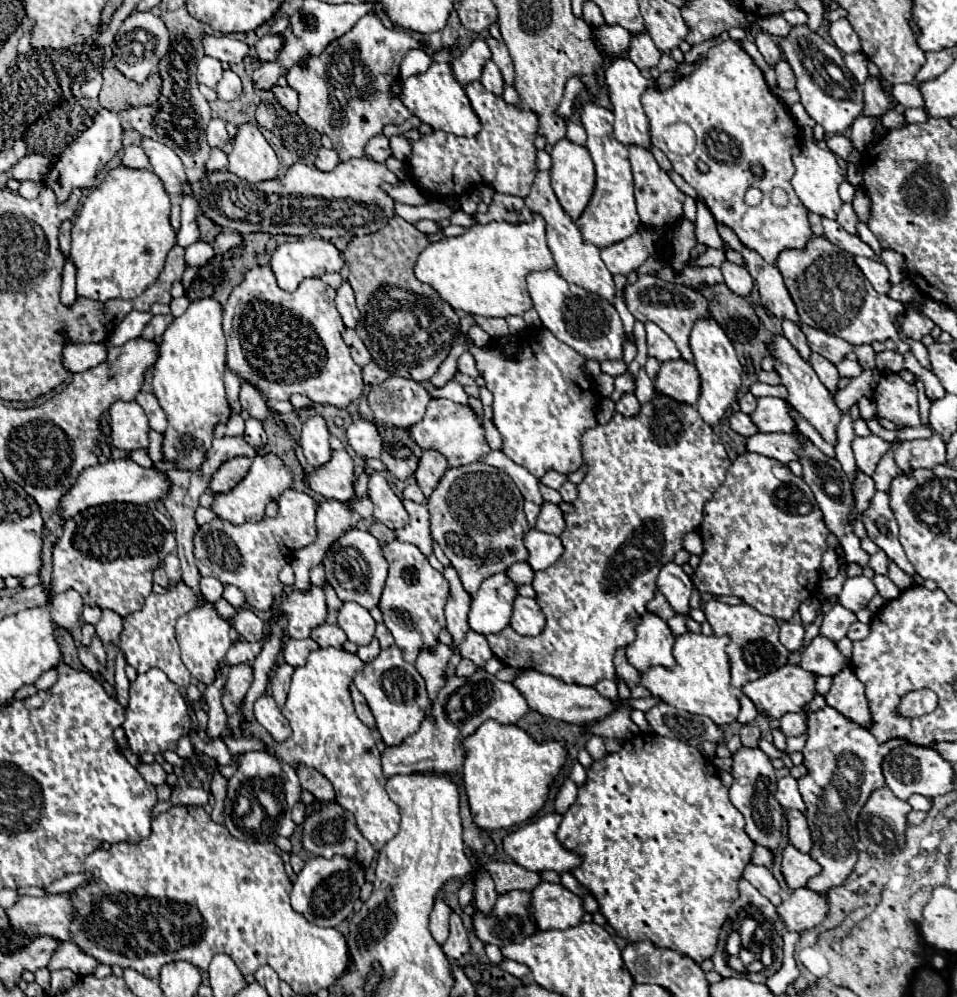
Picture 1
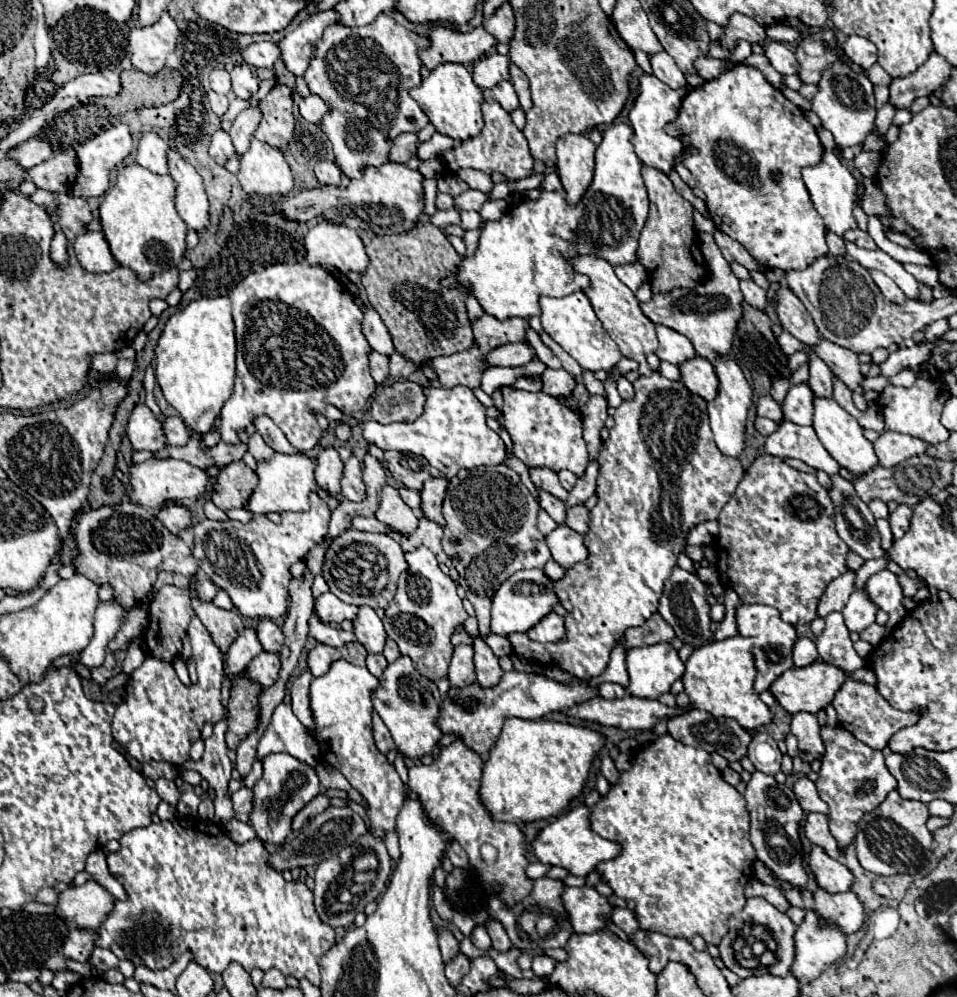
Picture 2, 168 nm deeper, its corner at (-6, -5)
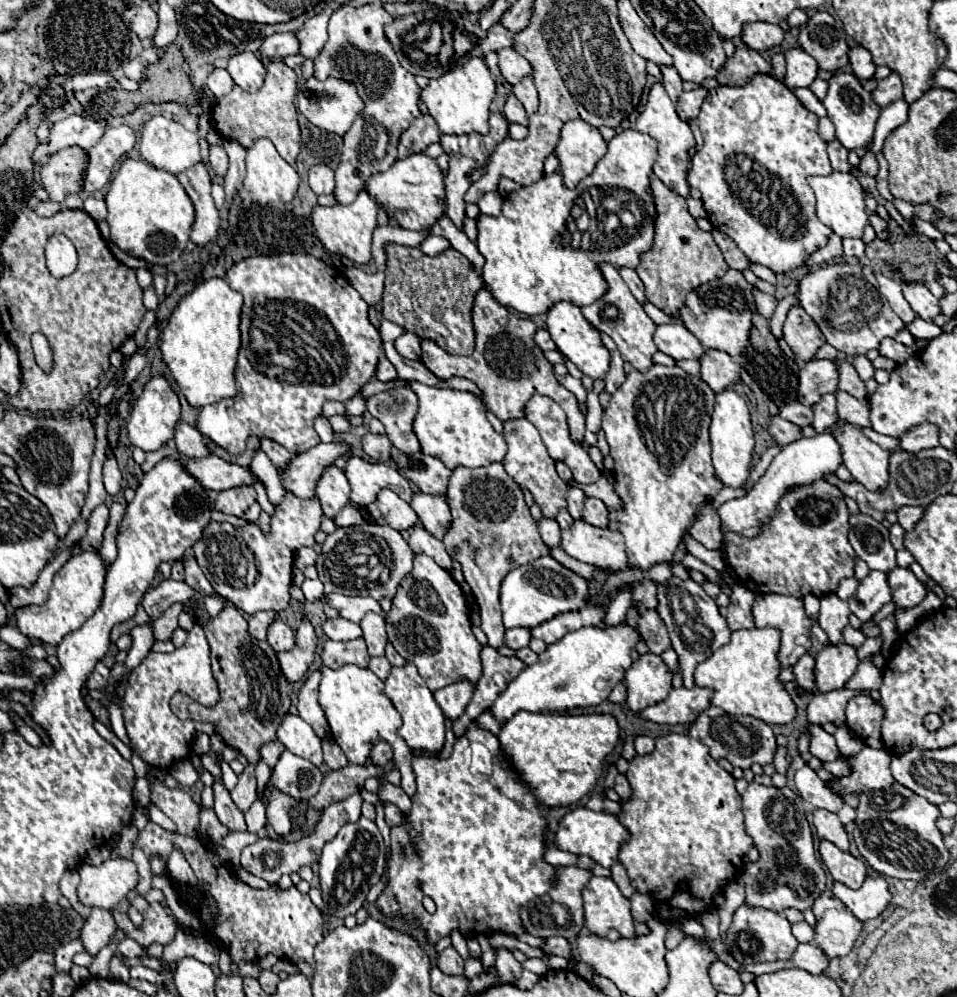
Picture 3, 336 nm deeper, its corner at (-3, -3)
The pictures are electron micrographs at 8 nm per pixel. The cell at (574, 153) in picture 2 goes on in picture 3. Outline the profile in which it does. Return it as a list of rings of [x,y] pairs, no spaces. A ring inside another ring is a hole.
[[[582,119],[568,121],[562,127],[560,141],[556,145],[556,157],[560,159],[560,169],[562,169],[566,187],[574,189],[584,177],[588,177],[594,171],[596,163],[606,155],[606,151],[608,151],[608,145],[606,145],[606,141],[602,139],[602,135],[600,135],[600,131],[596,127],[592,127],[590,123],[582,121]]]

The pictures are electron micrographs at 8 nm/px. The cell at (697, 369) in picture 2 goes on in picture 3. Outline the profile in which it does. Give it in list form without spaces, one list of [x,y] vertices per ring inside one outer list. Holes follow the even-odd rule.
[[[706,349],[700,363],[702,363],[700,377],[716,393],[732,387],[740,379],[740,373],[742,373],[742,365],[736,363],[728,353],[718,351],[718,349]]]

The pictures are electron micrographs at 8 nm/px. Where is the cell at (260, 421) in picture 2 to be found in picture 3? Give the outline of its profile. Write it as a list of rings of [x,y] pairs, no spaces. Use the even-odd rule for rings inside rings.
[[[262,439],[262,451],[268,455],[268,459],[274,463],[276,469],[288,467],[288,463],[292,459],[292,455],[284,447],[280,447],[278,443],[272,443],[270,439]]]

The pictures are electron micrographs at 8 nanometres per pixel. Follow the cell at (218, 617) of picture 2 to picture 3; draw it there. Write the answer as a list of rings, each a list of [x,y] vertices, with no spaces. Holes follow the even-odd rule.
[[[226,605],[218,617],[204,625],[206,639],[212,649],[212,671],[218,681],[220,701],[214,707],[204,707],[187,695],[176,693],[170,699],[170,709],[180,719],[212,723],[224,743],[240,751],[250,763],[260,761],[260,747],[276,741],[276,729],[292,703],[292,685],[286,681],[276,651],[268,641],[258,641],[248,633],[248,621],[234,607]]]

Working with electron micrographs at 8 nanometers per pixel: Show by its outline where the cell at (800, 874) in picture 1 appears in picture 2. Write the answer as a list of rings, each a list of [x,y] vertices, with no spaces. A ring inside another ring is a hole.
[[[813,847],[811,849],[811,855],[809,855],[809,861],[807,861],[811,873],[815,875],[815,881],[817,885],[827,891],[827,893],[839,893],[839,891],[847,891],[853,883],[853,875],[851,871],[841,865],[839,861],[827,857],[823,853],[823,849],[819,847]]]

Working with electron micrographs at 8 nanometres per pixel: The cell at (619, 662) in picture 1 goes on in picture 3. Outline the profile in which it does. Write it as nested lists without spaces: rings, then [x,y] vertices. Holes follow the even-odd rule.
[[[648,609],[648,611],[644,611],[644,615],[640,615],[638,627],[640,627],[642,639],[646,641],[646,645],[650,647],[652,653],[660,655],[666,649],[670,649],[670,639],[668,639],[666,625],[654,609]]]

